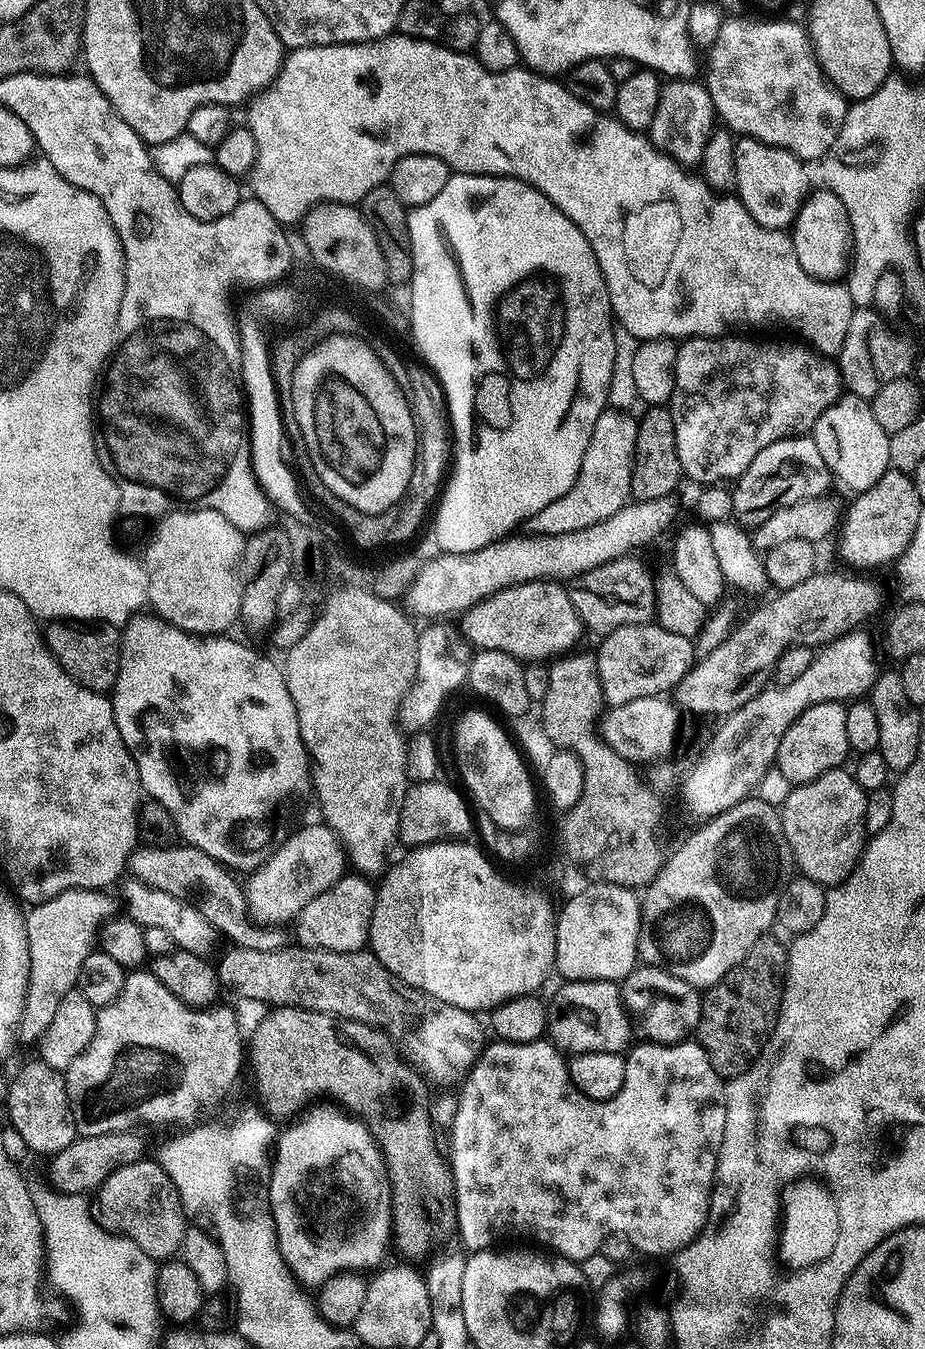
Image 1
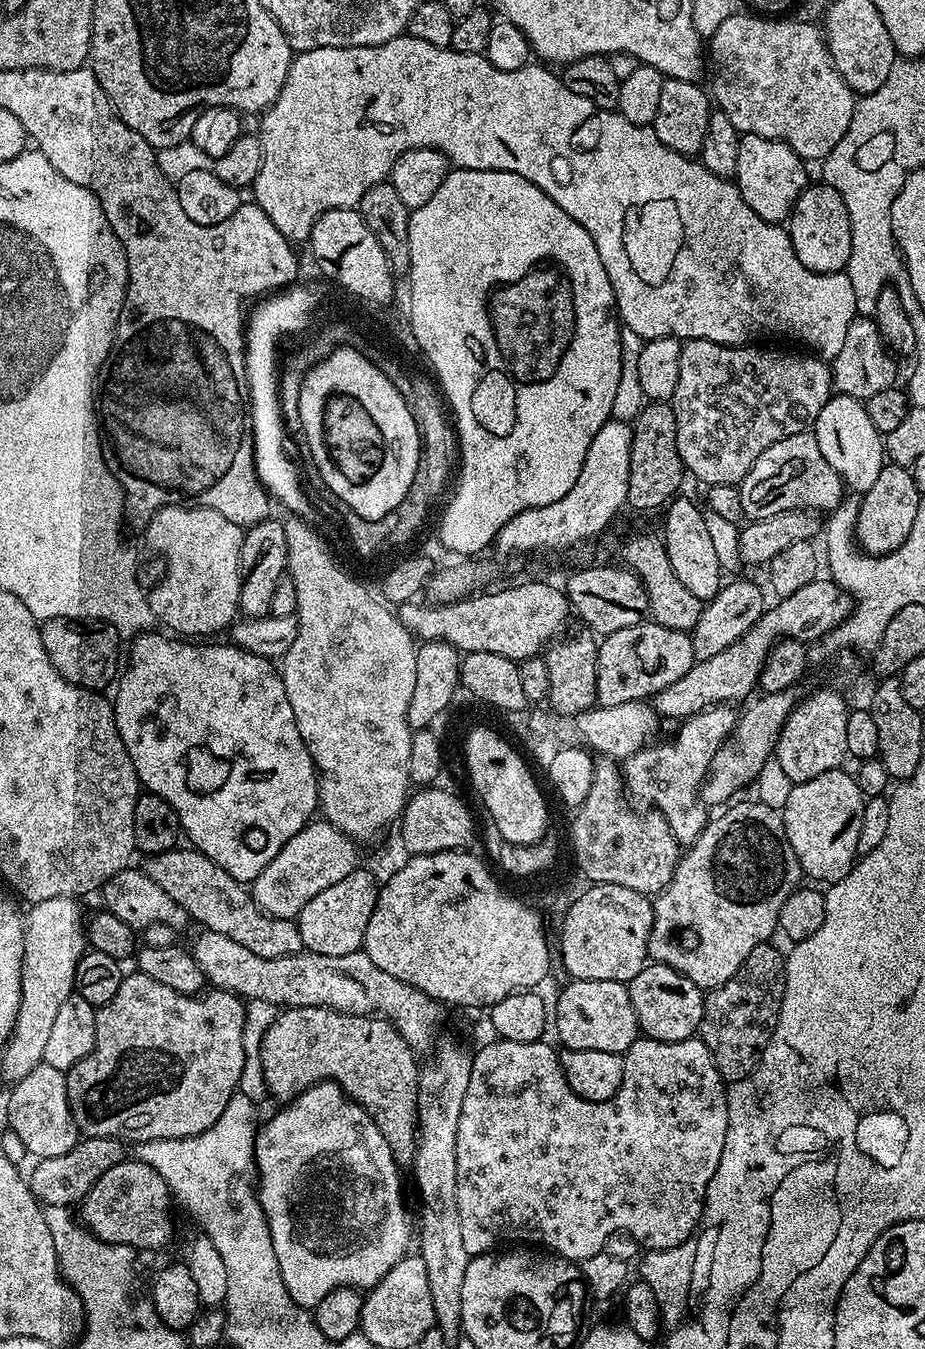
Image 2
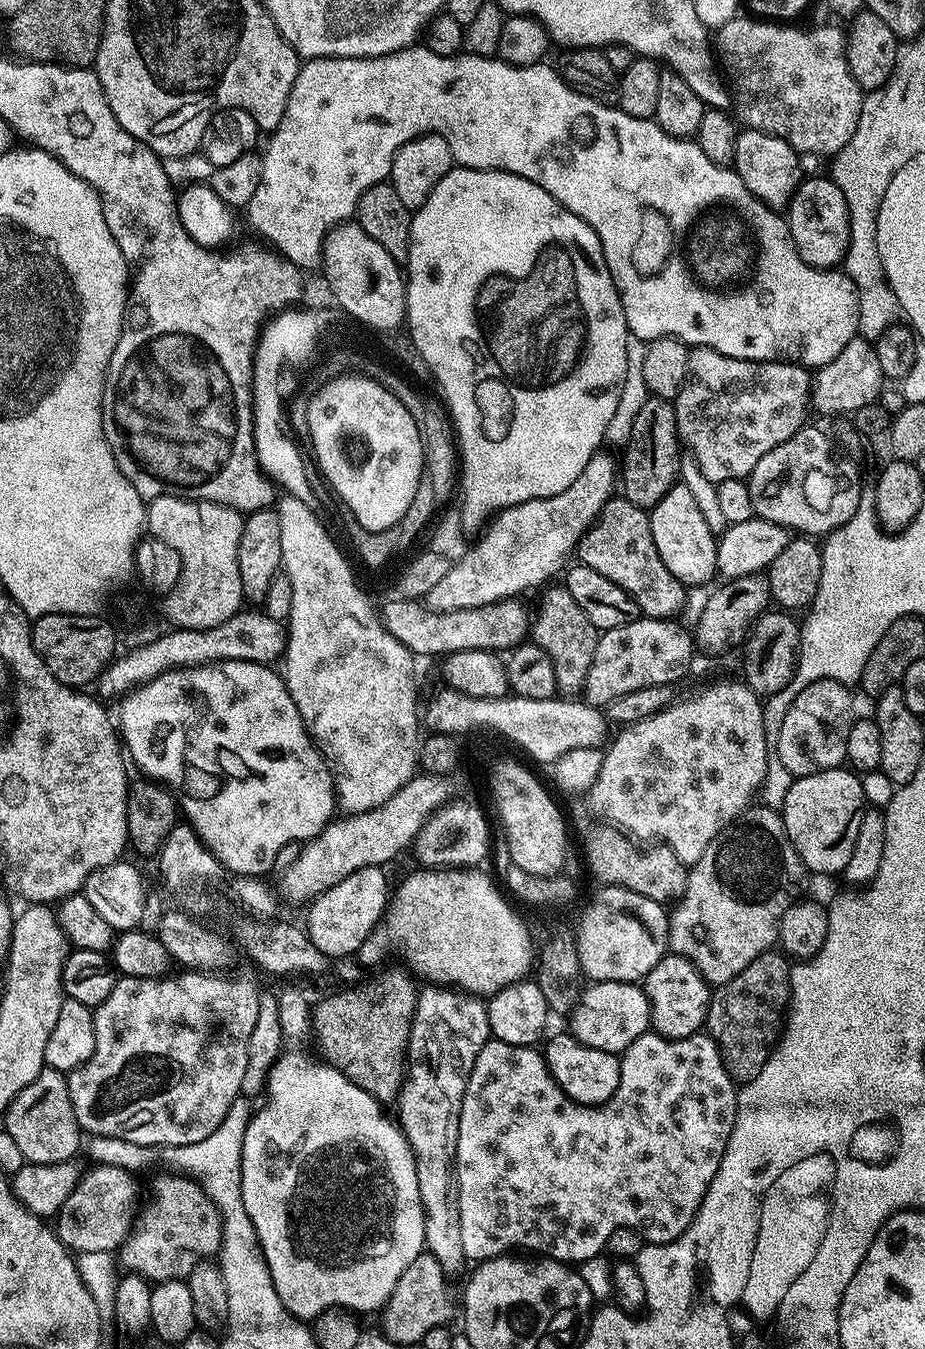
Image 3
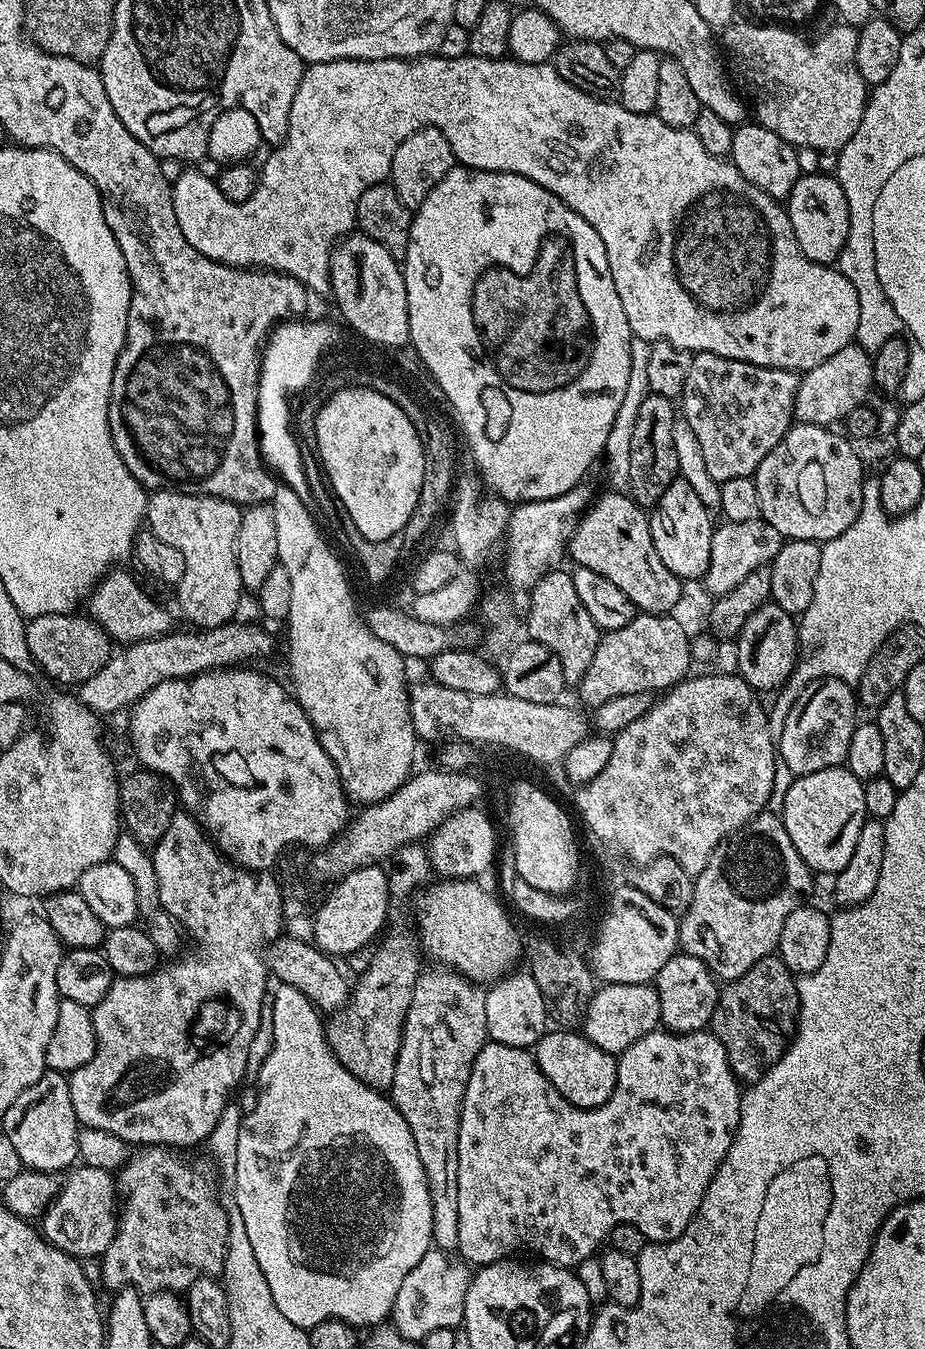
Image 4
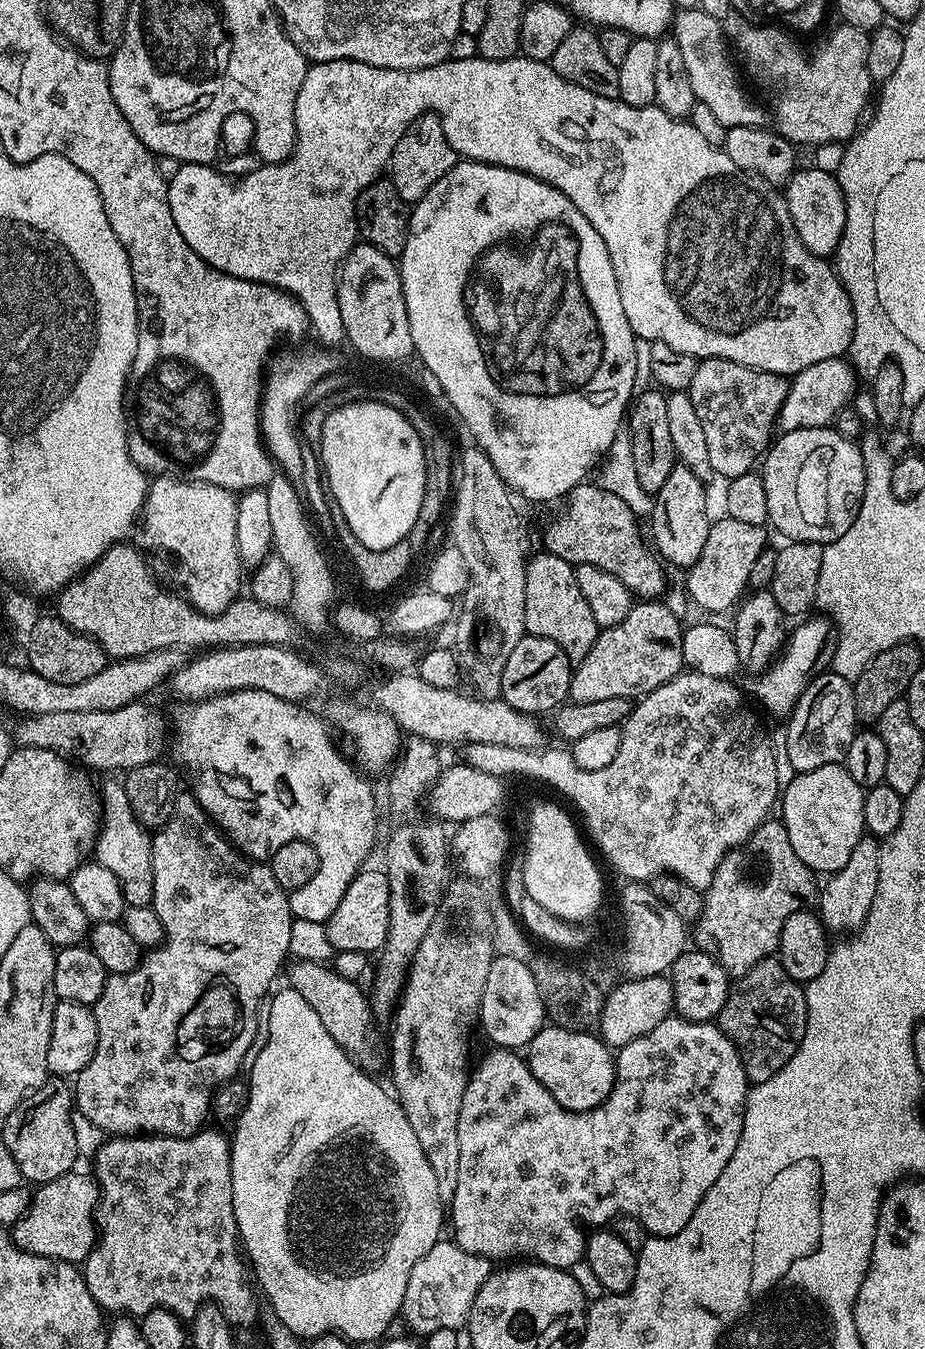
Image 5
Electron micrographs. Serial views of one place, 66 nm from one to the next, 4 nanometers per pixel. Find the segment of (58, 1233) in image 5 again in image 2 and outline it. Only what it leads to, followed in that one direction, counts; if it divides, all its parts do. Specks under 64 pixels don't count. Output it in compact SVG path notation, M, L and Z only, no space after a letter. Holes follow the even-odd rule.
M126 1158L118 1166L110 1166L98 1182L84 1196L82 1207L84 1216L82 1223L93 1236L108 1244L127 1244L133 1250L140 1248L164 1248L172 1240L172 1204L174 1208L174 1192L170 1187L169 1177L158 1174L142 1158Z

